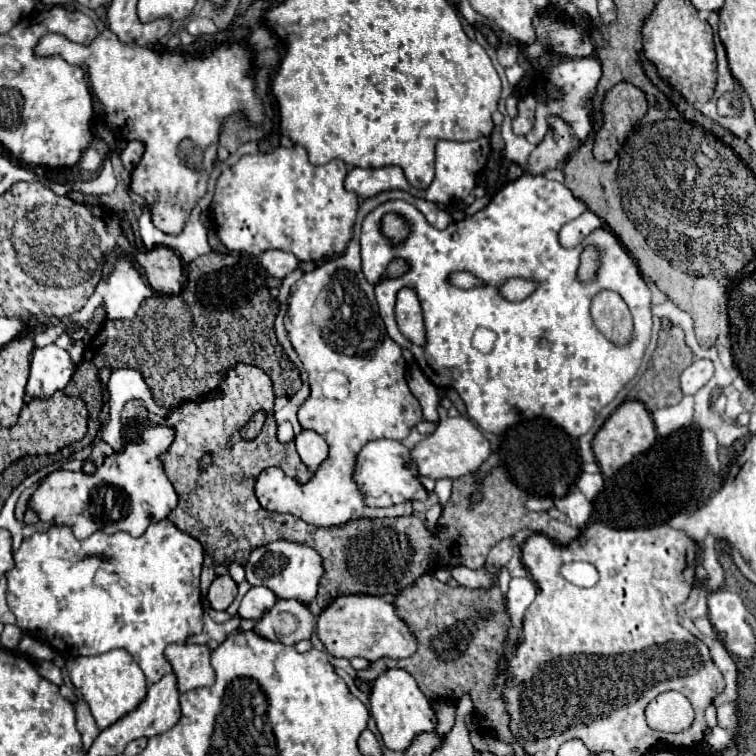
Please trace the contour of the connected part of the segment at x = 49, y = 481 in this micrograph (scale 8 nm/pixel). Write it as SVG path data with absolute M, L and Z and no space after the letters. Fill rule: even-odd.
M133 418L121 428L121 436L123 450L105 456L103 464L97 466L93 474L85 474L83 470L53 470L41 478L29 500L29 508L37 512L41 522L65 524L73 528L79 540L89 538L97 530L105 534L129 532L131 536L141 536L151 522L159 522L175 510L177 494L161 462L161 456L175 440L175 428ZM131 430L137 432L137 438L127 436Z

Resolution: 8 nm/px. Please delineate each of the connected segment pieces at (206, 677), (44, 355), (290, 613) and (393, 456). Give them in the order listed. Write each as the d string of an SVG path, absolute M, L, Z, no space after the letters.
M171 644L165 648L165 658L173 668L179 692L211 686L215 680L205 644Z
M49 344L37 348L31 358L27 394L49 398L55 390L63 390L75 372L75 364L67 350Z
M279 600L255 626L255 632L261 632L261 636L273 640L277 638L283 644L297 644L301 640L309 640L315 628L315 620L313 620L313 612L311 606L299 600Z
M373 440L369 442L355 460L355 472L353 480L359 486L363 500L371 508L383 508L383 506L395 506L403 502L425 502L429 498L427 488L419 482L417 464L411 460L411 450L403 446L397 440Z

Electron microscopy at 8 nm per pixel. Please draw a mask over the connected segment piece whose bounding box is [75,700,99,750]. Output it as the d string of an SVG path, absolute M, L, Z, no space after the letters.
M83 700L75 704L75 712L77 712L77 728L83 736L83 748L89 750L89 746L93 744L93 740L99 734L99 728L97 728L97 724L95 724L91 712L89 712L89 706Z

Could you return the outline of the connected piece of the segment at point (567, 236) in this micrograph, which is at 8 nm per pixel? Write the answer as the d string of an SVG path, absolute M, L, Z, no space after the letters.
M585 210L581 218L575 218L571 222L567 222L561 232L559 232L559 244L563 248L575 248L577 244L581 244L581 240L593 232L595 228L603 226L601 218L595 218L595 214L591 210Z

